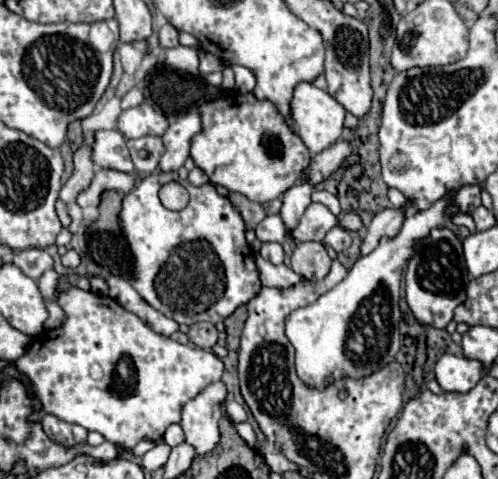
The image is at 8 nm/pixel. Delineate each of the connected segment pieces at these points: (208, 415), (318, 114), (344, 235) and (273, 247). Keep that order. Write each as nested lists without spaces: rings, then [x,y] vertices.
[[[212,382],[196,398],[182,408],[182,430],[186,442],[192,444],[198,456],[204,456],[218,444],[218,420],[222,418],[222,402],[226,400],[224,382]]]
[[[298,84],[294,90],[294,100],[292,100],[292,118],[294,118],[294,130],[302,138],[302,142],[308,146],[312,154],[318,154],[320,150],[326,150],[332,146],[340,134],[342,134],[342,124],[344,124],[346,110],[324,90],[316,88],[314,84]]]
[[[334,226],[334,228],[324,236],[324,244],[326,244],[326,246],[332,246],[336,252],[344,252],[346,248],[350,248],[352,238],[350,238],[348,230],[344,230],[344,228],[340,228],[340,226]]]
[[[270,242],[270,244],[262,244],[260,256],[266,258],[268,262],[272,262],[272,264],[282,264],[284,250],[282,250],[282,246],[278,242]]]

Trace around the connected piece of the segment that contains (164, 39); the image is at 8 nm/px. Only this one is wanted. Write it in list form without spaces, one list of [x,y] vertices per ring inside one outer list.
[[[164,24],[160,28],[160,32],[158,32],[158,38],[160,38],[160,46],[162,48],[178,46],[178,30],[172,24]]]

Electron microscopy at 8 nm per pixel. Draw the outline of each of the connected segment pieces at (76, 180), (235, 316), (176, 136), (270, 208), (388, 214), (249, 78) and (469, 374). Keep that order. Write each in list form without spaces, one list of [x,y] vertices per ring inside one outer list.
[[[84,132],[82,146],[74,152],[74,172],[70,180],[60,190],[60,200],[66,202],[68,212],[72,216],[72,226],[69,231],[72,234],[78,233],[84,219],[82,208],[76,204],[76,196],[88,188],[88,184],[94,178],[94,162],[92,162],[92,146],[94,146],[94,132]]]
[[[238,306],[226,320],[224,320],[224,326],[226,326],[226,344],[230,350],[238,350],[240,346],[240,334],[242,334],[242,328],[244,328],[244,322],[246,322],[246,306]]]
[[[195,107],[190,109],[184,116],[168,118],[169,126],[166,134],[162,136],[166,152],[160,158],[160,170],[170,172],[178,170],[186,158],[190,156],[190,138],[192,134],[198,134],[202,128],[200,114]]]
[[[234,192],[228,198],[238,208],[238,212],[242,214],[242,218],[246,222],[246,228],[256,228],[258,222],[262,222],[268,214],[278,214],[280,206],[282,206],[280,198],[272,200],[270,204],[258,204],[258,202],[252,202],[252,200],[244,198],[242,194],[234,194]]]
[[[406,202],[404,208],[380,210],[380,212],[372,218],[372,222],[370,222],[370,226],[368,226],[368,232],[366,232],[366,238],[364,238],[364,242],[362,242],[362,256],[370,254],[370,252],[378,246],[378,242],[380,242],[382,236],[390,236],[390,238],[392,238],[392,236],[398,234],[400,226],[402,226],[402,222],[404,222],[406,210],[408,210],[410,206],[412,206],[412,202]]]
[[[232,66],[234,74],[236,74],[236,90],[240,94],[246,94],[246,92],[252,92],[254,86],[256,86],[256,78],[252,76],[252,72],[244,66]]]
[[[444,354],[436,362],[436,380],[444,392],[464,394],[482,378],[482,364],[464,356]]]

